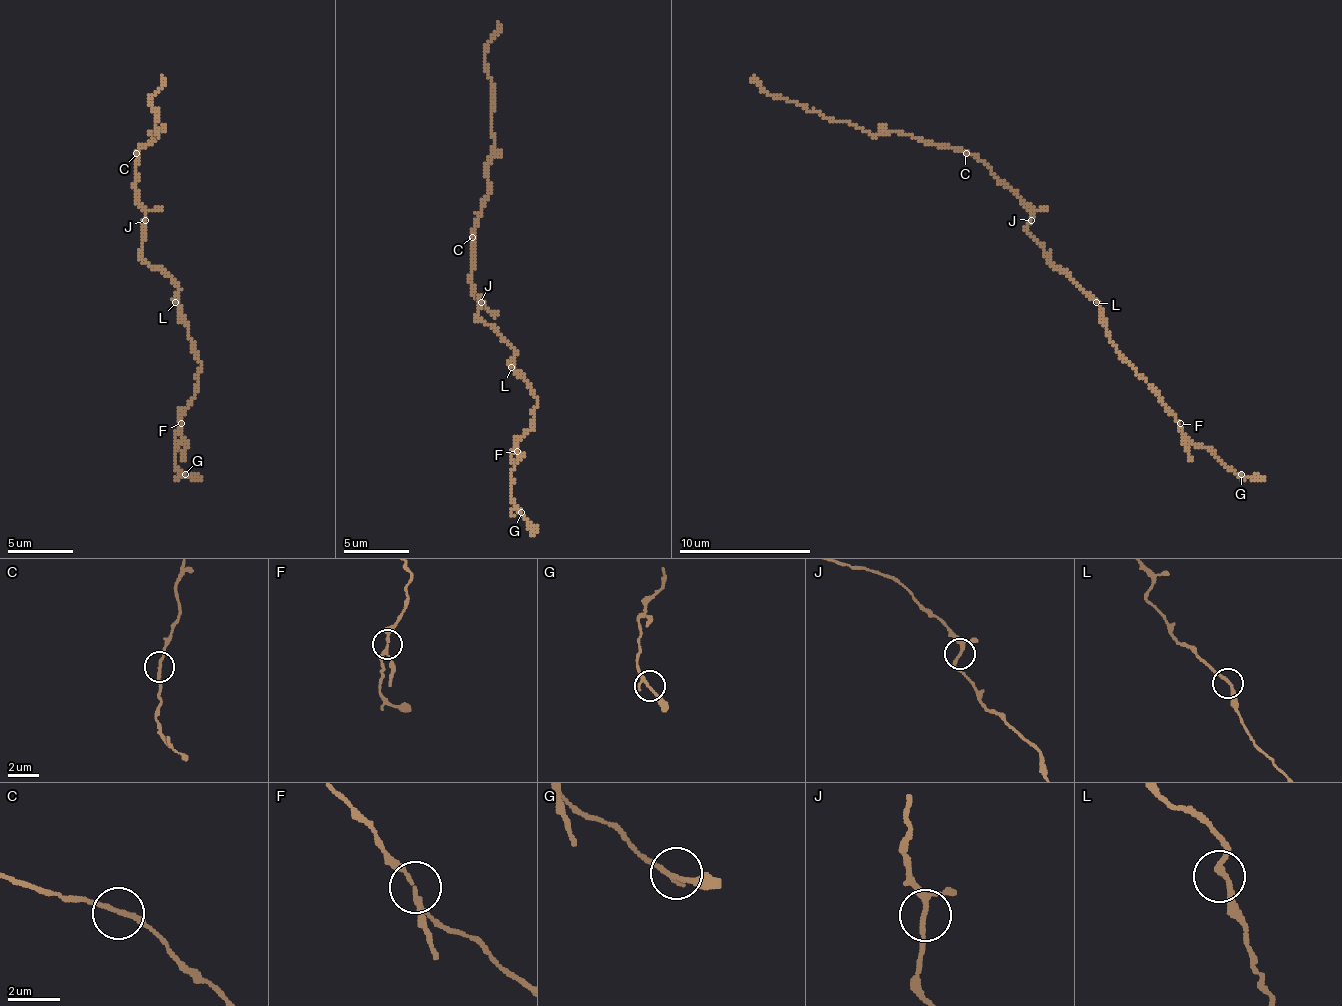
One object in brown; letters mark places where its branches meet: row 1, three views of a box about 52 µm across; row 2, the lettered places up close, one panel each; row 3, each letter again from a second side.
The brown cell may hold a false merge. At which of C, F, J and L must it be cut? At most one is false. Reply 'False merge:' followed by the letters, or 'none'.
False merge: none

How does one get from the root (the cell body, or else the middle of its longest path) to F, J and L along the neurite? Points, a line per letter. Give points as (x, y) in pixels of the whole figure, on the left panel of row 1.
F: (142, 243), (142, 256), (178, 286), (181, 322), (201, 365), (198, 391), (181, 414), (181, 424)
J: (142, 243), (142, 223), (145, 220)
L: (142, 243), (142, 256), (178, 286), (178, 299), (175, 302)

